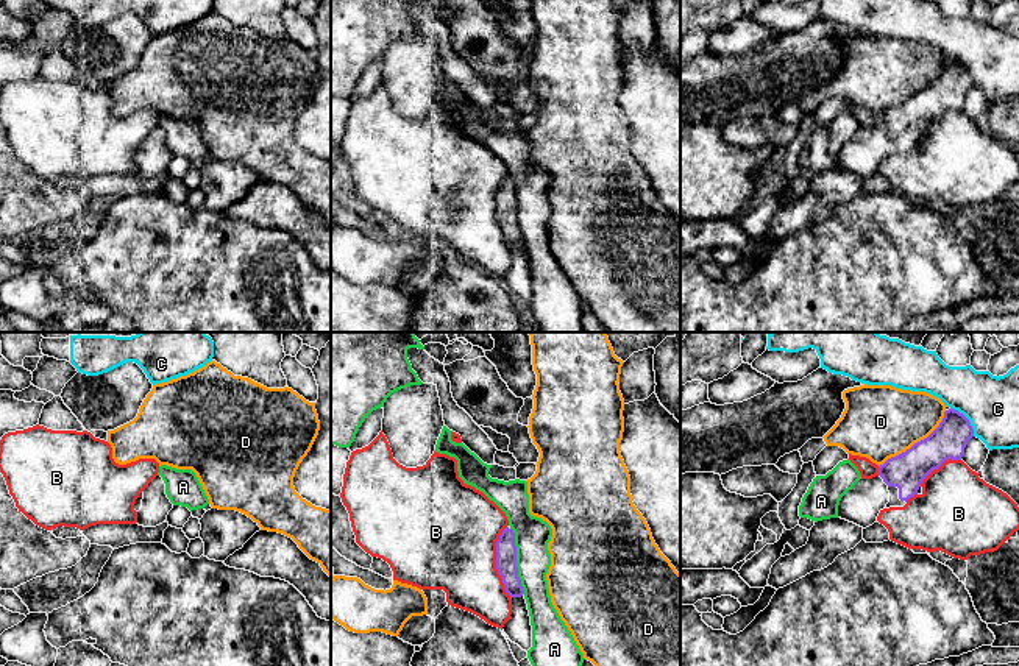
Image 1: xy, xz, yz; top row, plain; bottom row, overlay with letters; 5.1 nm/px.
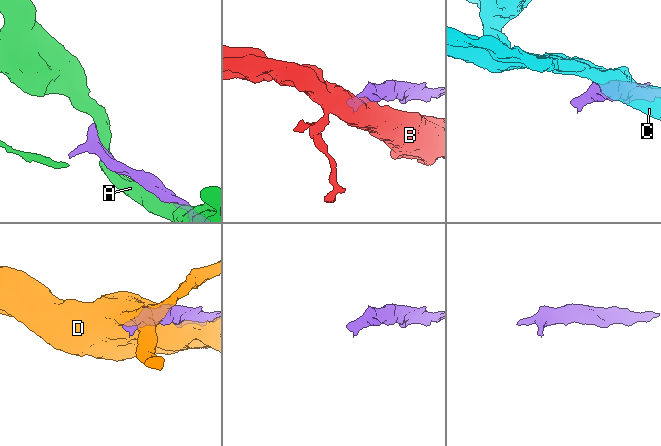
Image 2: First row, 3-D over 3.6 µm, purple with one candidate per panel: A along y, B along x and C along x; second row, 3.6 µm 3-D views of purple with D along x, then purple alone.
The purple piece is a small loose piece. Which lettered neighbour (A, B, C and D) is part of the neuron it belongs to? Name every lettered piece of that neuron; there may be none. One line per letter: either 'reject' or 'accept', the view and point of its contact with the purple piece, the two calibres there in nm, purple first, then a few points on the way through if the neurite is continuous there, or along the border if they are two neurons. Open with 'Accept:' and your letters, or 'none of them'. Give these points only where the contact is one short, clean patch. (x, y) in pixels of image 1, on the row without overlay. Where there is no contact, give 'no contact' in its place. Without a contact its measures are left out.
Accept: none of them
A: reject; meets purple in xz at (515, 211); 110 nm thick on the purple side, 180 nm on the other
B: reject; meets purple in xz at (497, 214); 110 nm thick on the purple side, 460 nm on the other
C: reject; meets purple in yz at (968, 70); 180 nm thick on the purple side, 280 nm on the other
D: reject; meets purple in yz at (915, 94); 190 nm thick on the purple side, 380 nm on the other

